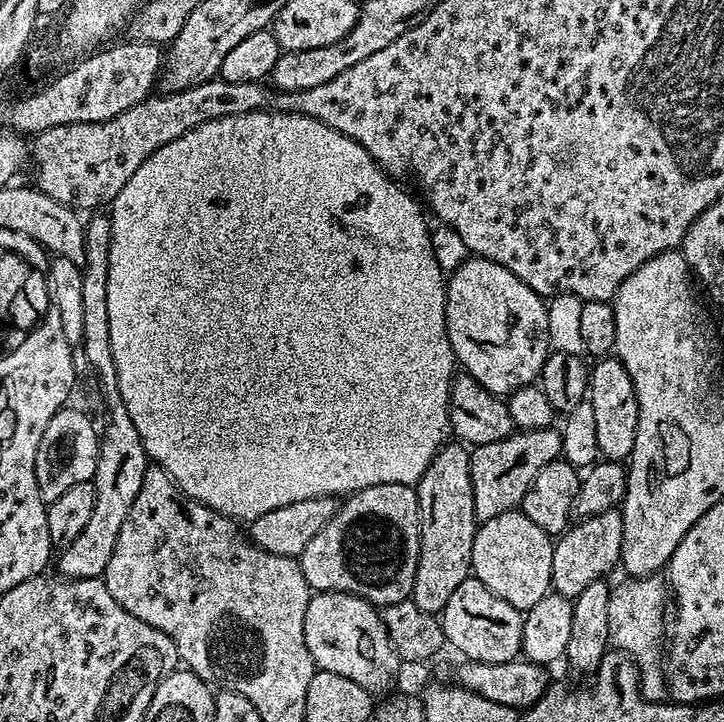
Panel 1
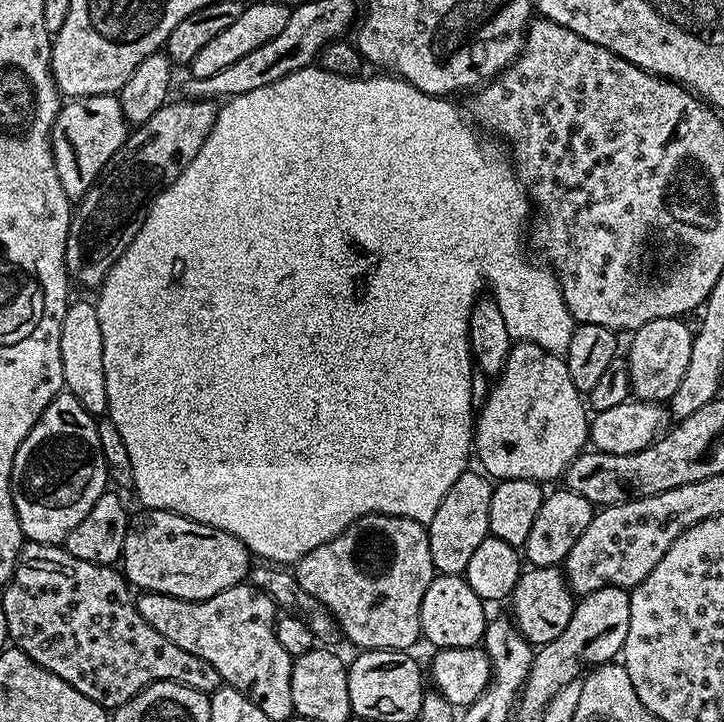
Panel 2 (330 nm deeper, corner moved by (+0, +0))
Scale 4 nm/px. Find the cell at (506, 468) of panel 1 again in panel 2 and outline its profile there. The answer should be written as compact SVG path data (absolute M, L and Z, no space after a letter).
M466 470L450 486L446 498L434 510L434 518L427 524L428 541L430 542L430 558L434 562L437 573L441 576L458 576L470 566L470 558L478 546L490 535L490 498L493 481L479 471Z

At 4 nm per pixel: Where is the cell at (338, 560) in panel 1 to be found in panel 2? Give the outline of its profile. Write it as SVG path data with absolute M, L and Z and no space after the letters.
M375 512L373 516L363 516L355 520L329 544L310 550L310 554L296 561L294 575L298 586L302 586L306 594L314 594L314 598L318 598L318 602L331 612L340 626L343 639L357 644L357 649L389 648L391 652L403 652L412 650L416 639L421 639L422 598L426 598L426 590L437 571L430 558L430 542L425 525L410 518Z

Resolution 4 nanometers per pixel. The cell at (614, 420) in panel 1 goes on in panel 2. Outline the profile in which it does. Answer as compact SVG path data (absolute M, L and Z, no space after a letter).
M674 316L654 318L654 322L646 322L646 326L631 333L632 341L628 344L626 359L632 383L631 395L635 399L649 402L671 401L674 390L678 390L678 382L682 382L682 374L686 374L686 366L690 362L694 332L684 323L683 319Z

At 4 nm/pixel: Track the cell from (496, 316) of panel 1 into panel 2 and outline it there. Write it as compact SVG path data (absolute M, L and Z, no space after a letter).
M529 340L513 343L506 366L495 377L493 384L496 385L489 390L484 409L481 412L479 409L474 420L474 456L480 459L479 467L497 481L559 481L570 462L574 462L574 458L585 451L589 443L590 416L586 411L586 400L574 386L574 378L570 378L567 359L563 355L547 352Z

